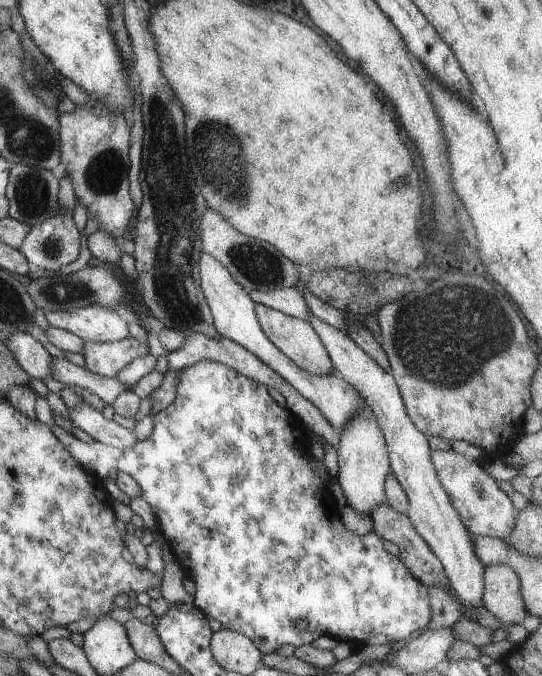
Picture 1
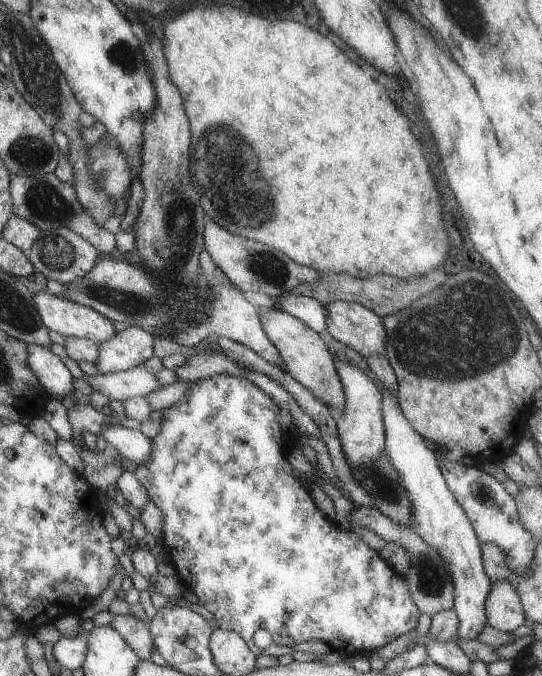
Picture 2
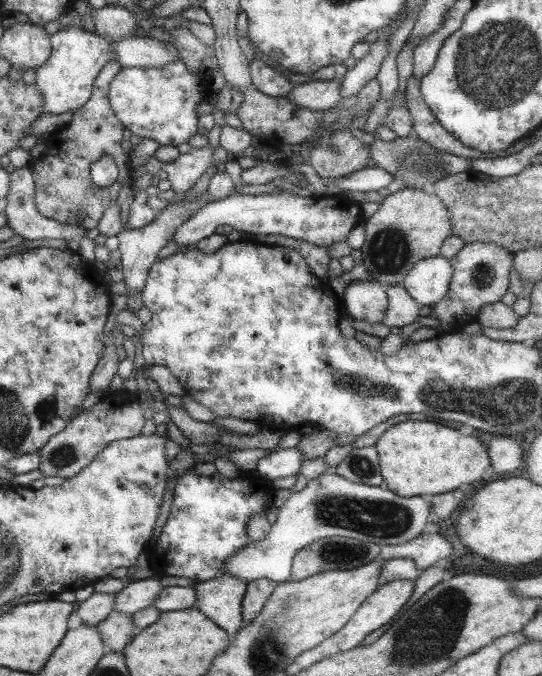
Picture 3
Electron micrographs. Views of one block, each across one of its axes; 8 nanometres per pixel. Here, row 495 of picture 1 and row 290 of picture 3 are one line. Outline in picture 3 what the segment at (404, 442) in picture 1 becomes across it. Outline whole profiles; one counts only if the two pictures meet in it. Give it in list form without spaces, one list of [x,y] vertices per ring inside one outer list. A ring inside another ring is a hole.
[[[437,255],[415,261],[400,285],[420,306],[431,306],[447,294],[451,275],[451,259]]]

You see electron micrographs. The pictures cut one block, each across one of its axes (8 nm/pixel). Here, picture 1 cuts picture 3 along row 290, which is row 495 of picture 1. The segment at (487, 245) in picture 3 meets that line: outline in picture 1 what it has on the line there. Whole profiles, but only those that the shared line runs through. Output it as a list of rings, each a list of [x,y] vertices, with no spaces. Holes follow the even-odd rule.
[[[449,450],[430,451],[430,461],[435,469],[441,488],[447,493],[451,506],[457,511],[463,526],[473,535],[503,538],[509,536],[517,511],[511,500],[484,471],[478,460],[467,460],[465,456]]]

